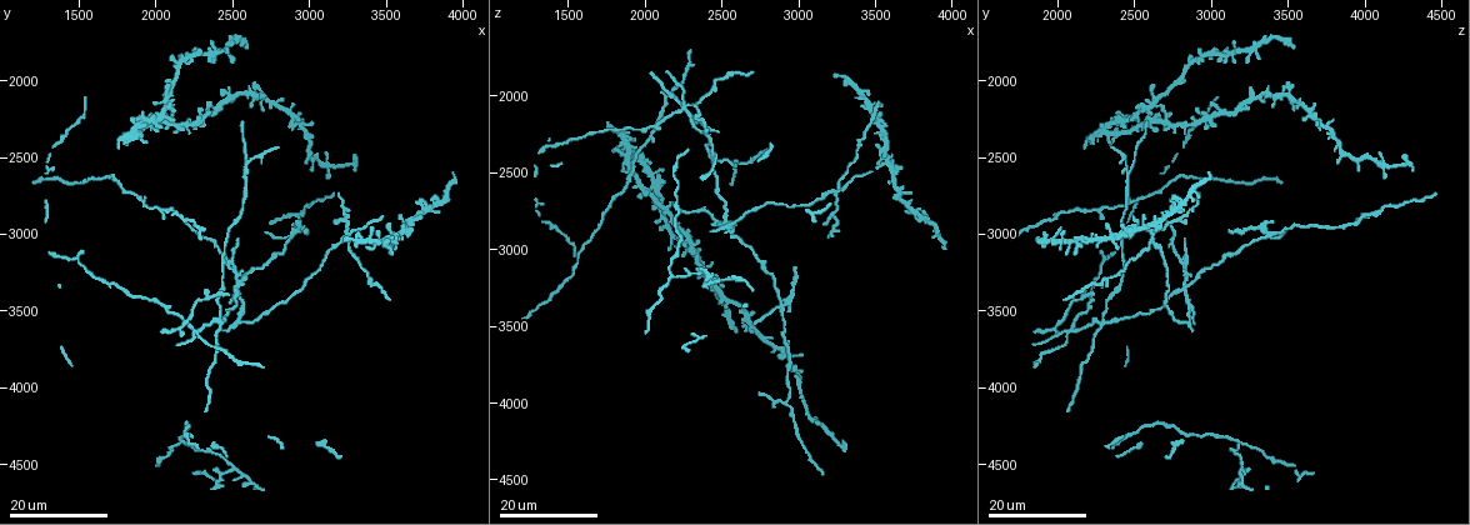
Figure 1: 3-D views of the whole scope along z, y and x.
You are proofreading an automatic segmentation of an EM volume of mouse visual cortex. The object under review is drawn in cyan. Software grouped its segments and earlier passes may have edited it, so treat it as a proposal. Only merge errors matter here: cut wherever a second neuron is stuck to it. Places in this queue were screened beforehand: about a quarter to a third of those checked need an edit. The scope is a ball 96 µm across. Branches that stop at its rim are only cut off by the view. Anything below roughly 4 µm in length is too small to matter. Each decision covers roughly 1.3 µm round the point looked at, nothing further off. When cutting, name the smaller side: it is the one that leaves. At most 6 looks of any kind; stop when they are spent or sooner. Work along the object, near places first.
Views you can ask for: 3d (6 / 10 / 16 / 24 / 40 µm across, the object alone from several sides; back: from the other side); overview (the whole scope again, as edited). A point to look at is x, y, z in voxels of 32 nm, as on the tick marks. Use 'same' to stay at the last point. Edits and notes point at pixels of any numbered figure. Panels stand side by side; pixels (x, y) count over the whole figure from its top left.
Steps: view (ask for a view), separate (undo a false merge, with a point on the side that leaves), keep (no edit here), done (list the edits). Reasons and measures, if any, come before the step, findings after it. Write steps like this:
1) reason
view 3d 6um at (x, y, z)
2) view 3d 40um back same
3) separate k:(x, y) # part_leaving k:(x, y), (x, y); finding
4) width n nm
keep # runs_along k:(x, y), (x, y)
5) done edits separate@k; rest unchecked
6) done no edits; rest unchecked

four-way junction
view 3d 16um at (2240, 3640, 2060)

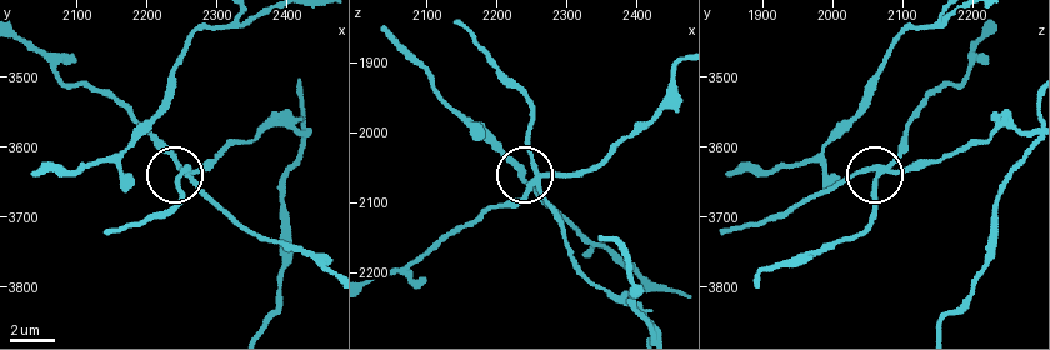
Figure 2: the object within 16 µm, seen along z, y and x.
view 3d 6um at (2245, 3630, 2075)

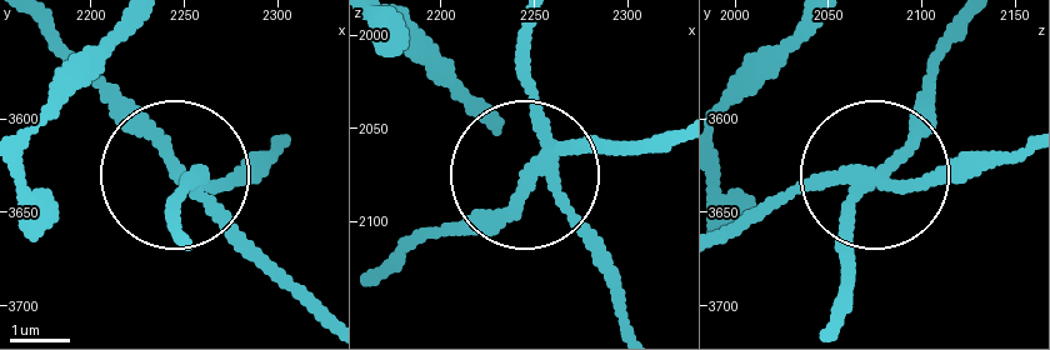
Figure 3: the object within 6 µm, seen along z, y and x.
width 200 nm
separate 3:(251, 249) # part_leaving 3:(540, 166), (381, 261); a second neuron is stuck on

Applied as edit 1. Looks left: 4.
view overview

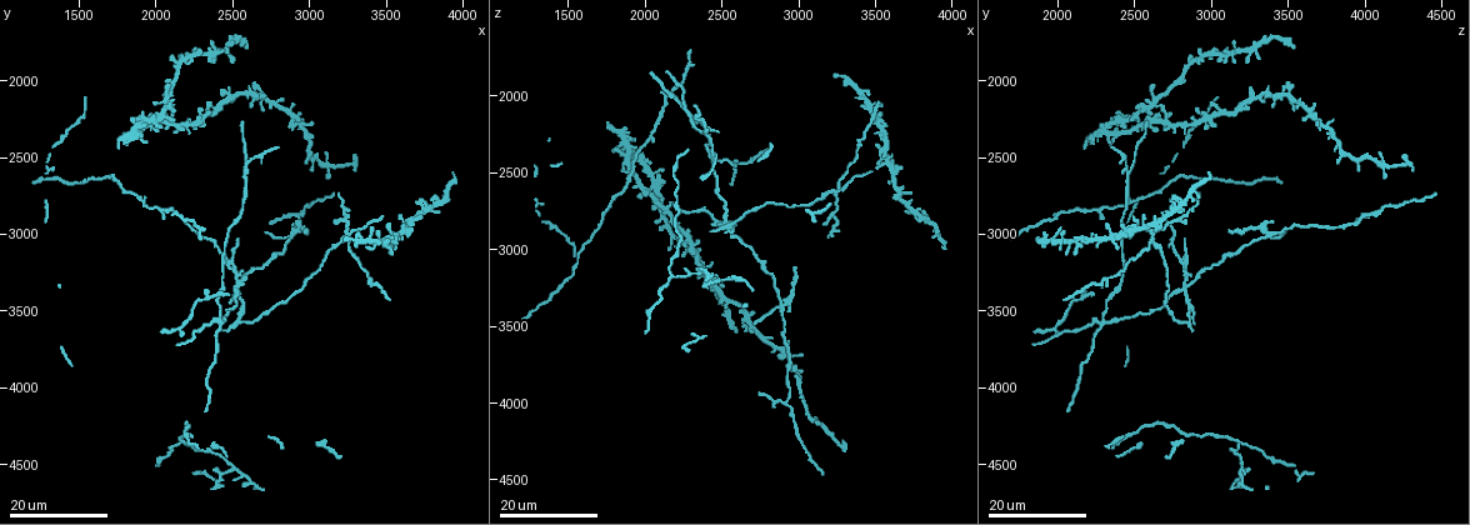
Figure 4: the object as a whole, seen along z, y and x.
branch point
view 3d 24um at (2140, 3620, 1960)

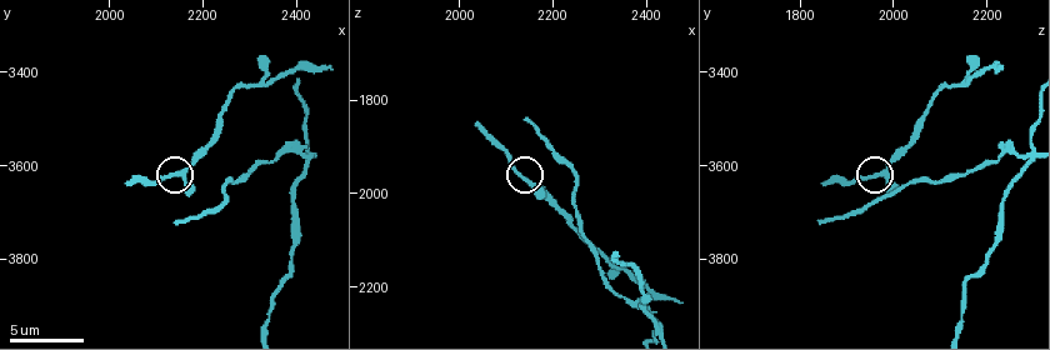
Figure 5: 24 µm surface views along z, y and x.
view 3d 6um at (2150, 3620, 1980)

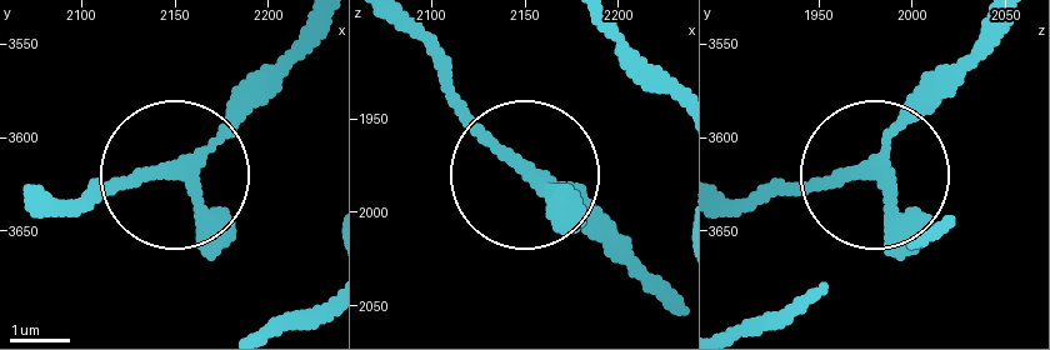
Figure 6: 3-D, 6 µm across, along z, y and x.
width 190 nm
keep # continuous, no second neuron

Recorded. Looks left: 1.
done edits separate@3; rest unchecked

